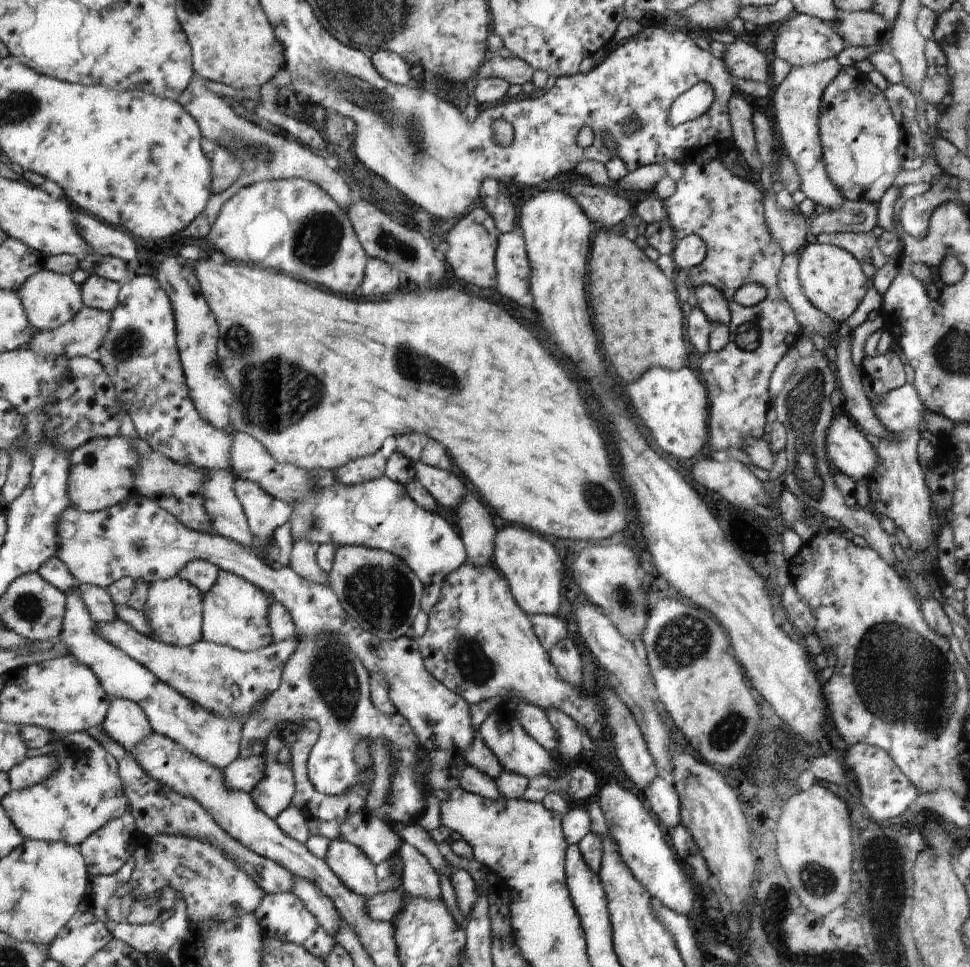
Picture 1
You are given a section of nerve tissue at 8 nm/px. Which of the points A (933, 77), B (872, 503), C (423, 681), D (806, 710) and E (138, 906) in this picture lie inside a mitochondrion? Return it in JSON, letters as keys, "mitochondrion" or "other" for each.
{"A":"other","B":"other","C":"other","D":"other","E":"mitochondrion"}

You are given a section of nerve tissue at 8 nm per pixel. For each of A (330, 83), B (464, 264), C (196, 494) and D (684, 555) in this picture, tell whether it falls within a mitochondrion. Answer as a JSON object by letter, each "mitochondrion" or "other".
{"A":"mitochondrion","B":"other","C":"other","D":"other"}

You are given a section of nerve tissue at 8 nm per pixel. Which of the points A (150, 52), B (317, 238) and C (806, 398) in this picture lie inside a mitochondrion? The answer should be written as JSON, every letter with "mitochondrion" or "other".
{"A":"other","B":"mitochondrion","C":"mitochondrion"}

